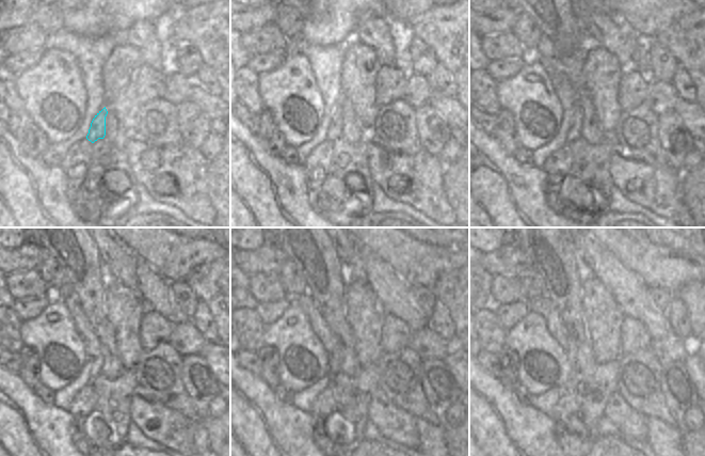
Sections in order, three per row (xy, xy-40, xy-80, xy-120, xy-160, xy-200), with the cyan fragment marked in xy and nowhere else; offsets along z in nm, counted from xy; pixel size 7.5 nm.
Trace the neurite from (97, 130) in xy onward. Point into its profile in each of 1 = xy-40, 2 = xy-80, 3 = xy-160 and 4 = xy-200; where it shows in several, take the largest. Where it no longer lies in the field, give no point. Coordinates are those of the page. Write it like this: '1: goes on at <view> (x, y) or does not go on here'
1: goes on at xy-40 (335, 130)
2: goes on at xy-80 (574, 132)
3: goes on at xy-160 (318, 324)
4: goes on at xy-200 (543, 305)

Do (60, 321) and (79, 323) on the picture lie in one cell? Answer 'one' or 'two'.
two

